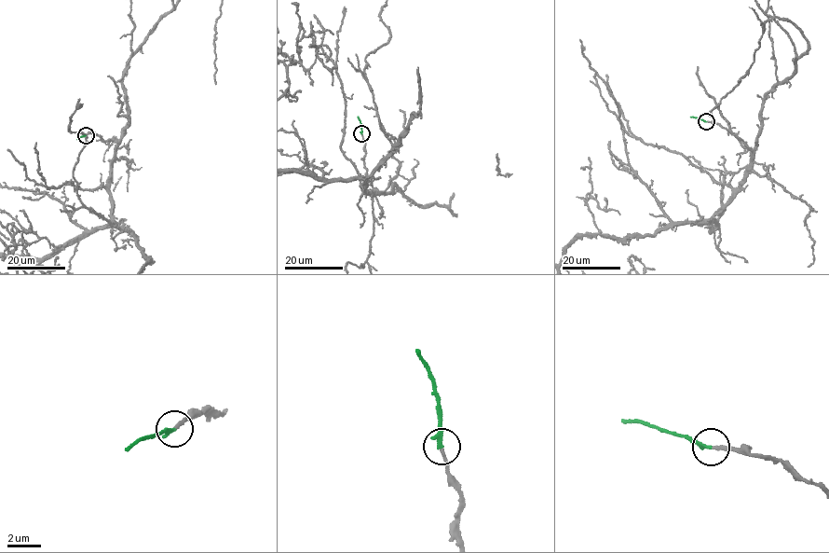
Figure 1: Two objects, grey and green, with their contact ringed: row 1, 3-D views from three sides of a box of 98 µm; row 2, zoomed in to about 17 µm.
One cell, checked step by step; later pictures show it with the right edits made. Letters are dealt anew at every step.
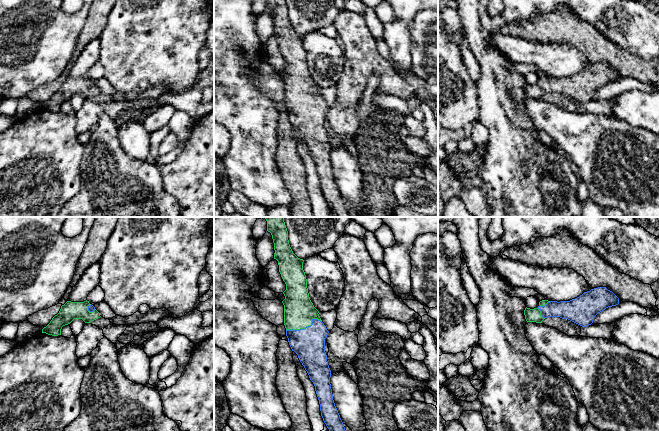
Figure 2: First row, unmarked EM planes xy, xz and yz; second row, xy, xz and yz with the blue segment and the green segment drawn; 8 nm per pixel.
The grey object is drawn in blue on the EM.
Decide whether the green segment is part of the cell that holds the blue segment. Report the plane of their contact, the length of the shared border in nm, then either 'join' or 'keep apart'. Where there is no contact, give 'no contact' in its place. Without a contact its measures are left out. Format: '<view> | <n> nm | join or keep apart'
xz | 300 nm | join

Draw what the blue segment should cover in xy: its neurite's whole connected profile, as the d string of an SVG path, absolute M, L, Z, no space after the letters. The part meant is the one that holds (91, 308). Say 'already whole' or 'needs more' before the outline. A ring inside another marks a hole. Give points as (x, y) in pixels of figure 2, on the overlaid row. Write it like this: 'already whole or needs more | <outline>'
needs more | M87 300L84 302L67 301L61 306L59 313L42 329L42 333L58 336L61 335L62 327L70 324L74 319L82 319L85 323L91 323L100 317L100 313Z

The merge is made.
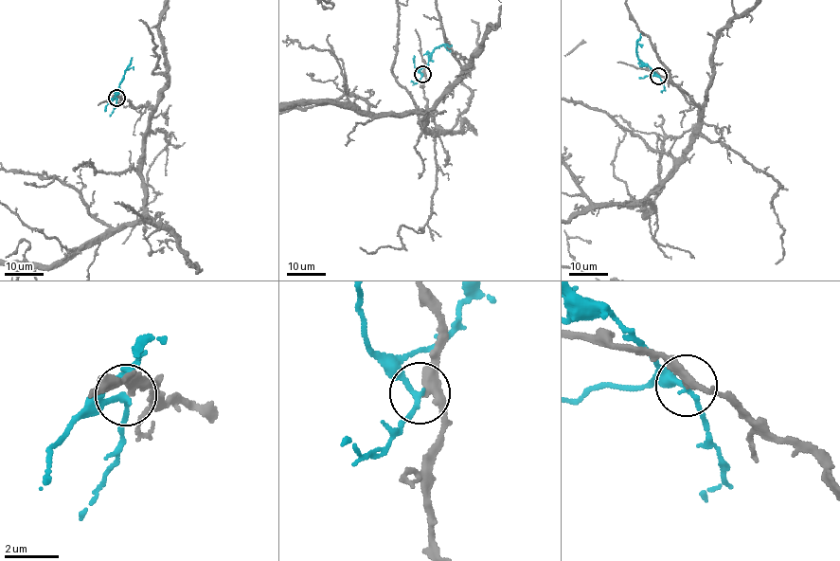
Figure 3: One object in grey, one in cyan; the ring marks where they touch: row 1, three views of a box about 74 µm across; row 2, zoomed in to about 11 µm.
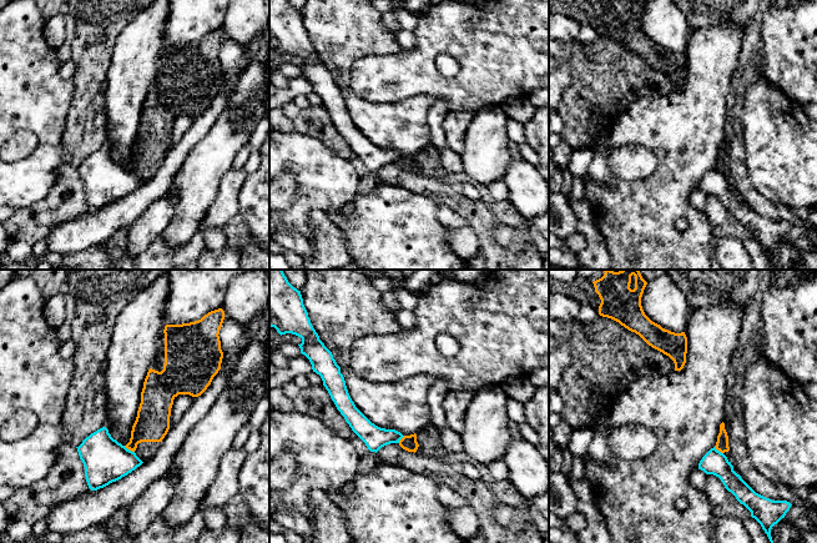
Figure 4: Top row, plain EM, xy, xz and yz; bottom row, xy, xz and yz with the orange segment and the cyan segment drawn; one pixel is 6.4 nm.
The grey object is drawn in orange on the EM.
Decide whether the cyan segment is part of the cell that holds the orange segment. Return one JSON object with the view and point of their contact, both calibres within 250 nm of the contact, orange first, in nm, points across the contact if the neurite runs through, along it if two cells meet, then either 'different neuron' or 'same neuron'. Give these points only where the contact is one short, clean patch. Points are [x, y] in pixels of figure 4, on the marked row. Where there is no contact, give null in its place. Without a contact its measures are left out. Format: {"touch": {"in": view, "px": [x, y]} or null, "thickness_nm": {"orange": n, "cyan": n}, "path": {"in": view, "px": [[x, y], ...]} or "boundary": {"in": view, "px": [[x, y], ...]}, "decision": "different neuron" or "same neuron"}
{"touch": {"in": "xy", "px": [129, 448]}, "thickness_nm": {"orange": 220, "cyan": 280}, "decision": "different neuron"}

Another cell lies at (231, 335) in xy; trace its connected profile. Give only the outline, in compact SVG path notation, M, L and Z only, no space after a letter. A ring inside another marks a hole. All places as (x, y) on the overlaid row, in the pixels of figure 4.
M226 313L218 336L223 356L230 363L230 368L227 371L227 378L230 378L239 356L244 352L249 342L243 337L243 327L232 321Z

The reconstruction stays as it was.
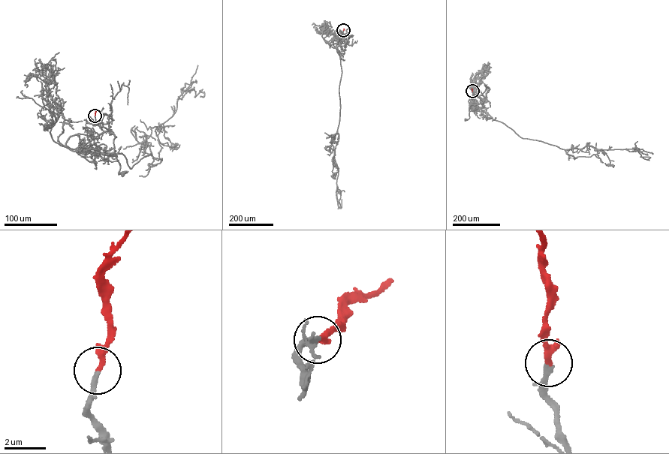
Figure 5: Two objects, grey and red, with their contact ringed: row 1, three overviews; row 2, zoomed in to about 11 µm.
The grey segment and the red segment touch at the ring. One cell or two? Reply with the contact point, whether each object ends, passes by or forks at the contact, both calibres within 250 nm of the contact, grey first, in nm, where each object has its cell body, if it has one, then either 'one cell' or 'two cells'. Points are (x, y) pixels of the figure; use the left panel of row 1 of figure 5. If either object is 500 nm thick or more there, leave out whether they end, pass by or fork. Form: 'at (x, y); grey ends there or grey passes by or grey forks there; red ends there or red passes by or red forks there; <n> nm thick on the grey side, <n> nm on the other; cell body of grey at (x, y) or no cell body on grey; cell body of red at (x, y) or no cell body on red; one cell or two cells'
at (94, 115); grey ends there; red passes by; 240 nm thick on the grey side, 190 nm on the other; cell body of grey at (122, 173); no cell body on red; one cell

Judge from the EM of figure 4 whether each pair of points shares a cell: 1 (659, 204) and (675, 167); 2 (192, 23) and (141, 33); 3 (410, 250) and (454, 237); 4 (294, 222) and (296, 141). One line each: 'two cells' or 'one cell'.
1: one cell
2: two cells
3: two cells
4: one cell

